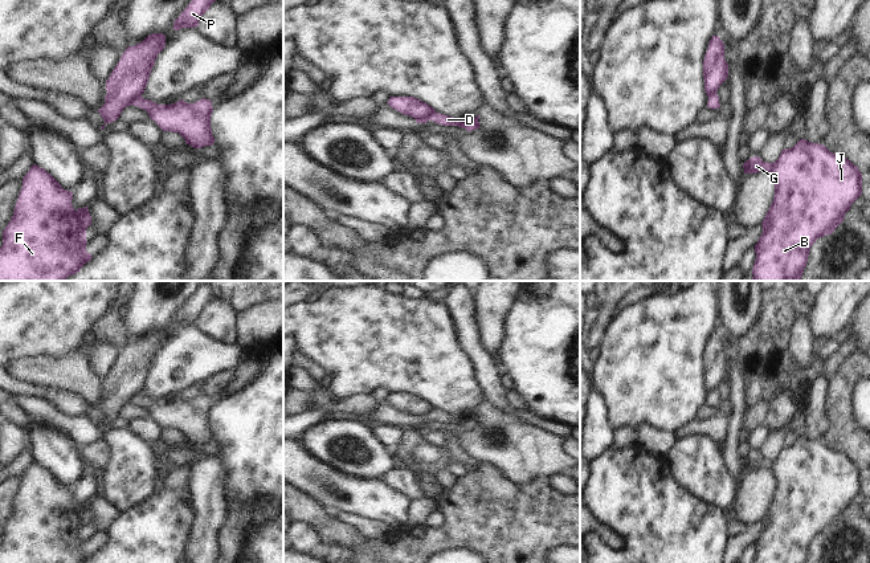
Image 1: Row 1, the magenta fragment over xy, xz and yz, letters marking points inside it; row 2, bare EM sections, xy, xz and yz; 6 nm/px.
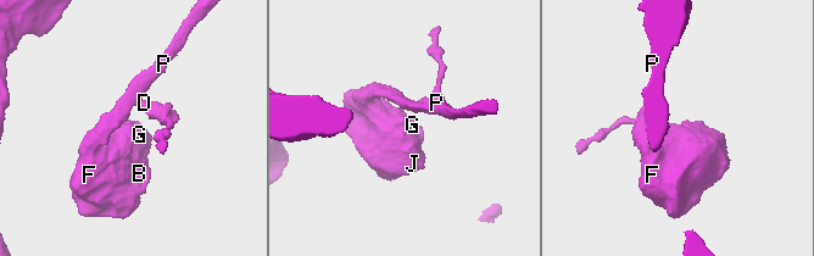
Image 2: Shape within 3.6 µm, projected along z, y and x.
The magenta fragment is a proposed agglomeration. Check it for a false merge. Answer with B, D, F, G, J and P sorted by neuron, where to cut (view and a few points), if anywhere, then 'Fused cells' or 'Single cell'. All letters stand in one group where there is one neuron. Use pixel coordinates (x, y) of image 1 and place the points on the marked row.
Groups: B F G J P / D. Split along xy (141, 94), (133, 103). Fused cells.

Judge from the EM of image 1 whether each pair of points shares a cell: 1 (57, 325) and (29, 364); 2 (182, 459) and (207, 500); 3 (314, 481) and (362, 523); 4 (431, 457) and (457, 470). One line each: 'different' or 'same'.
1: different
2: different
3: different
4: different

